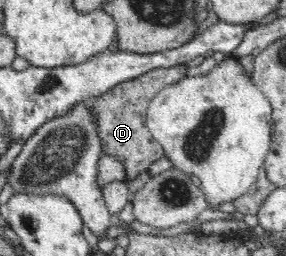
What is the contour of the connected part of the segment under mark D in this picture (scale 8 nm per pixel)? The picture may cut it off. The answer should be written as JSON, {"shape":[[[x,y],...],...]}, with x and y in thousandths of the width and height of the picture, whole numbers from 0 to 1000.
{"shape":[[[626,250],[601,266],[549,266],[514,277],[490,301],[399,332],[392,348],[343,375],[318,410],[318,438],[336,461],[357,582],[371,602],[406,609],[434,641],[448,707],[472,703],[479,684],[517,660],[545,621],[577,605],[577,590],[563,582],[556,559],[510,504],[514,465],[483,465],[476,426],[462,426],[462,418],[476,418],[476,379],[517,410],[517,395],[538,387],[538,371],[559,348],[587,340],[601,324],[622,324],[636,301],[650,301],[657,293],[650,270],[654,254]]]}

